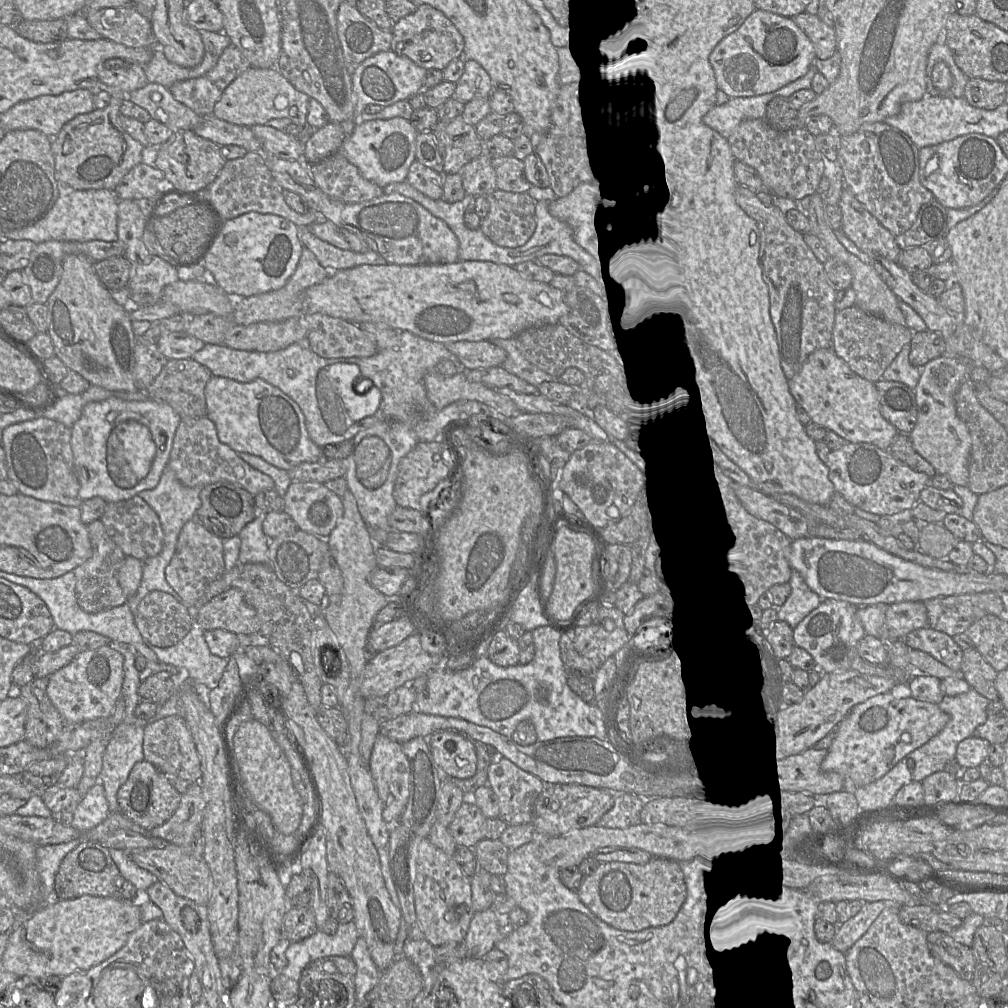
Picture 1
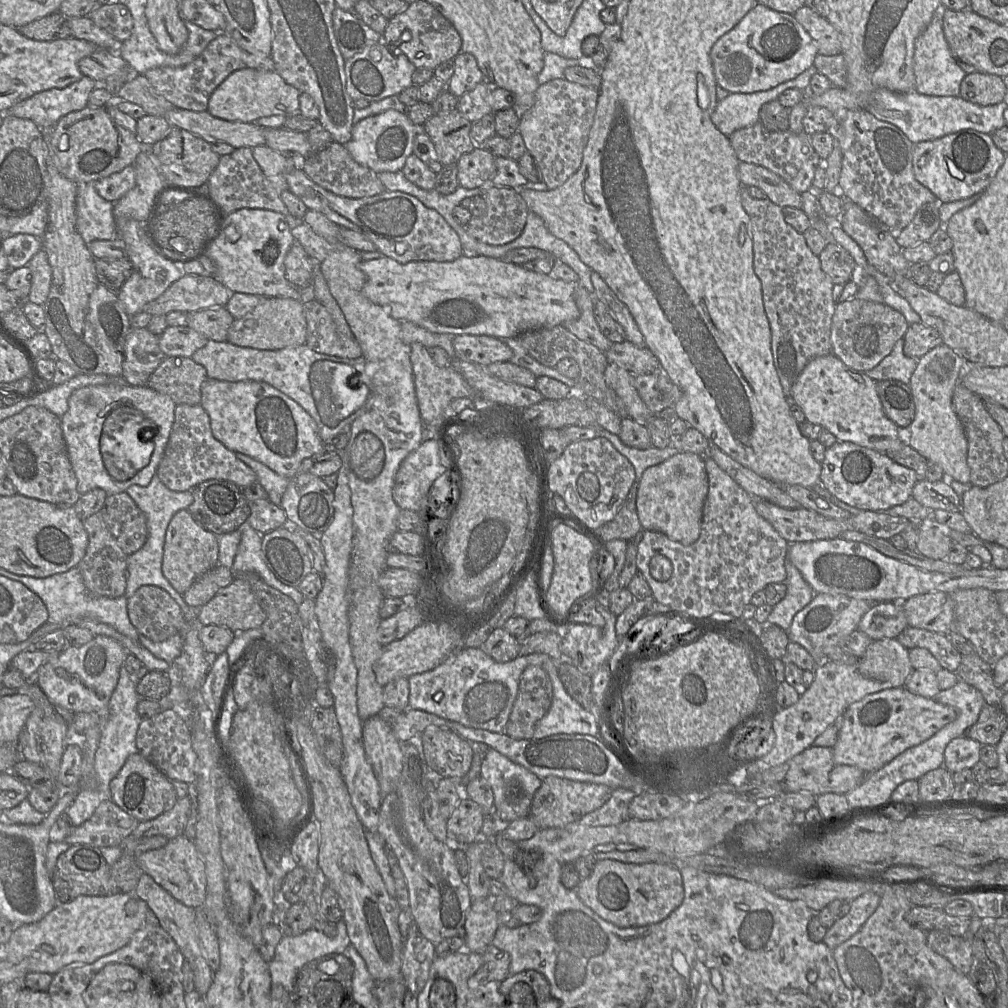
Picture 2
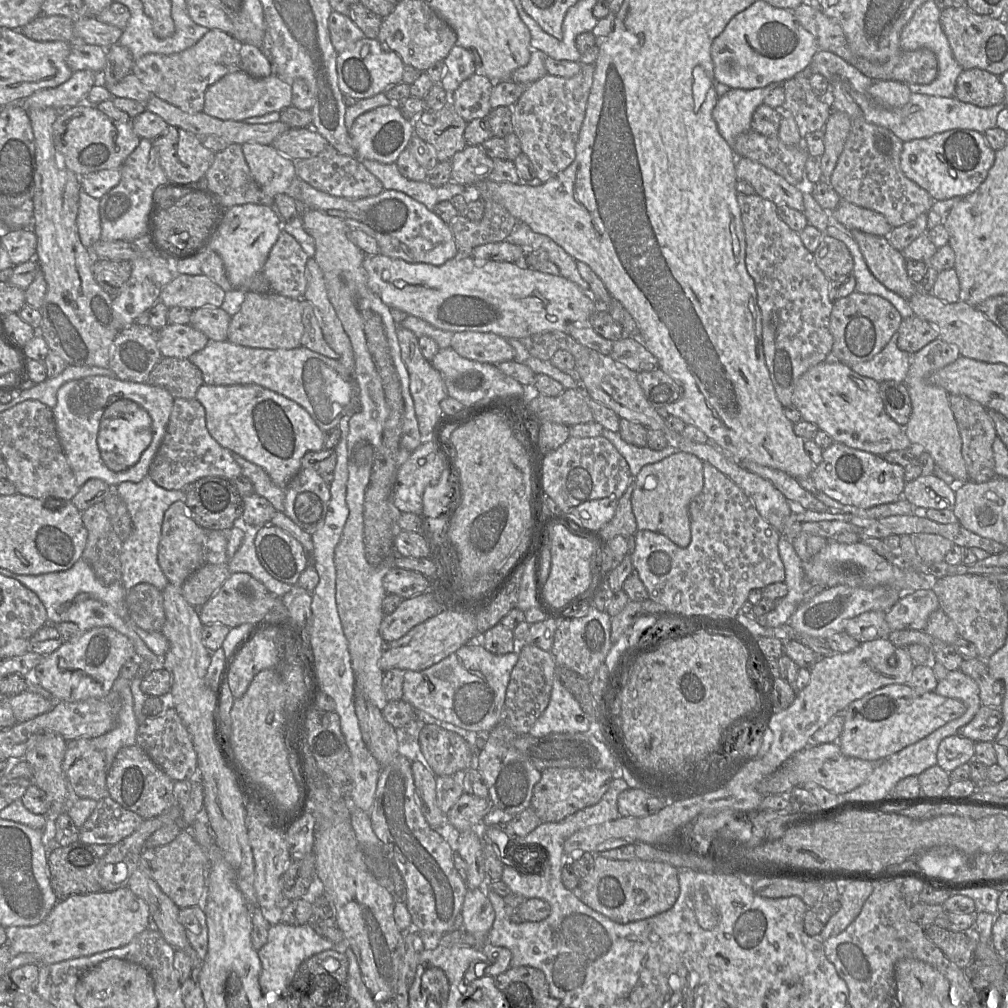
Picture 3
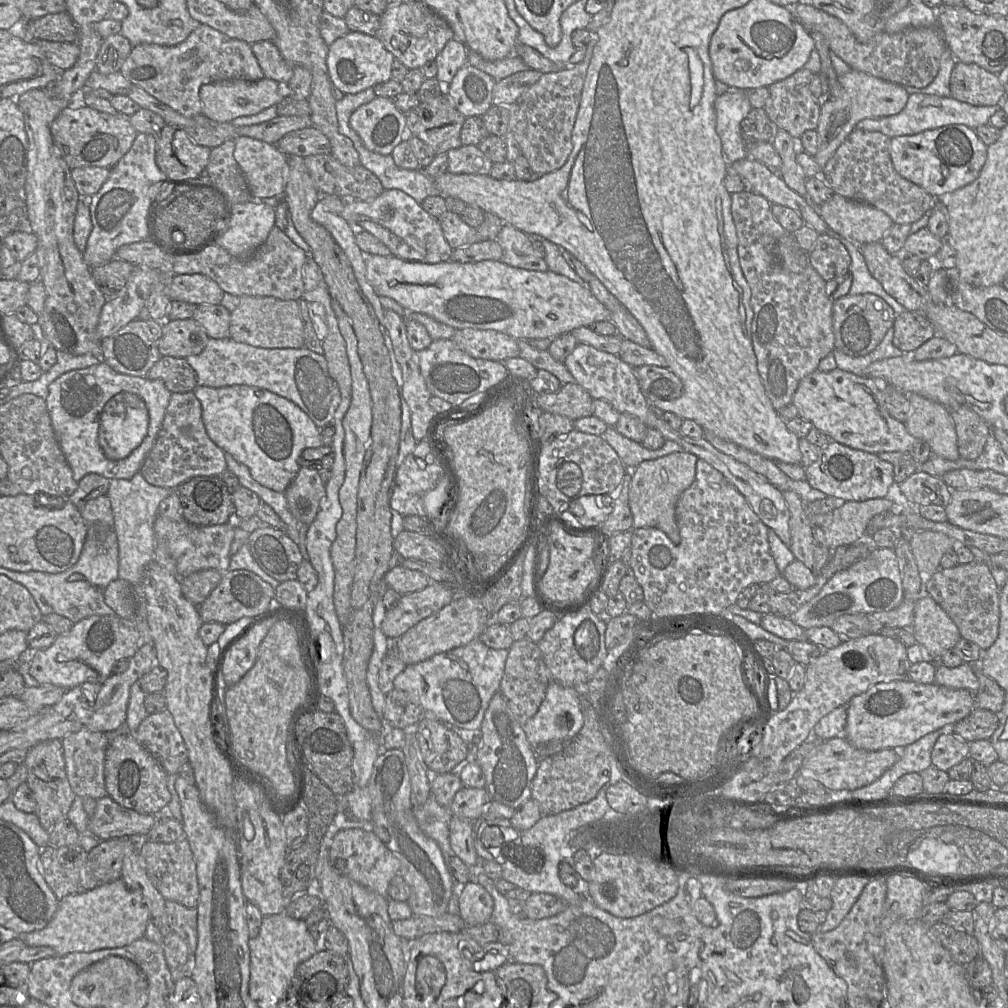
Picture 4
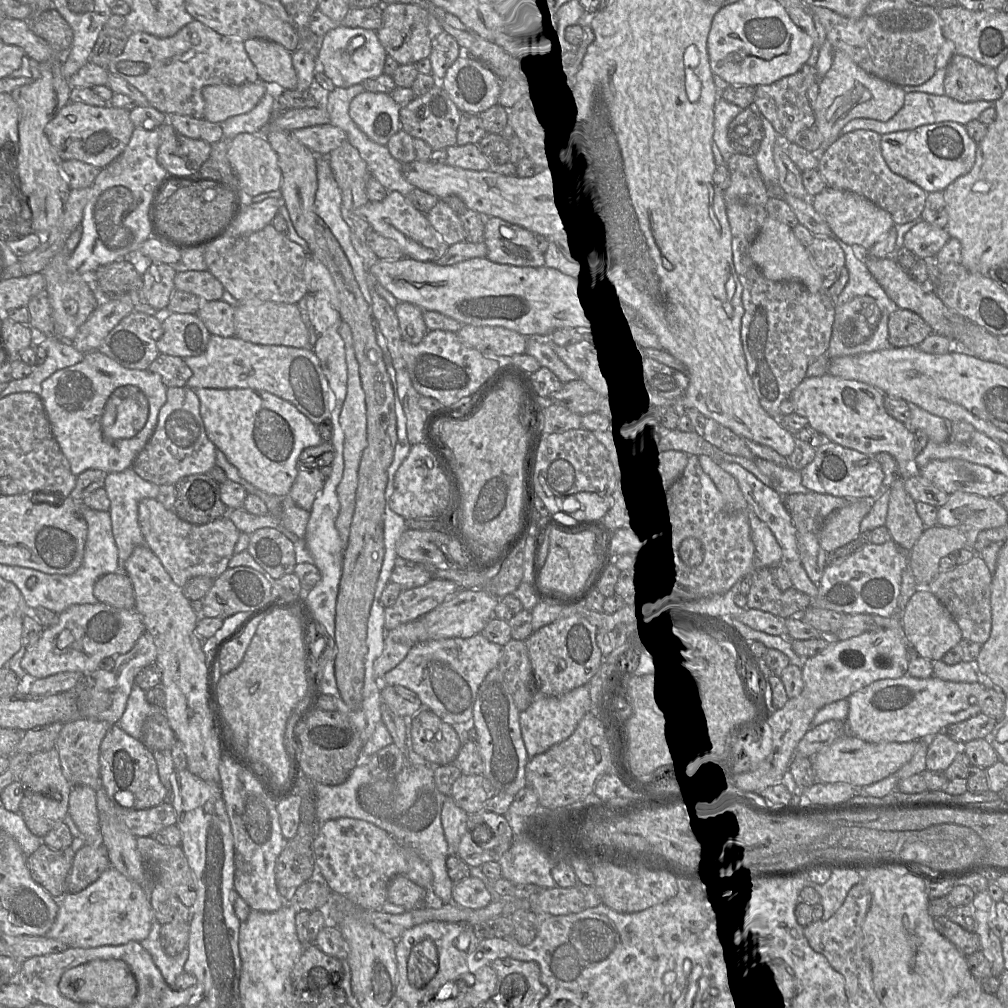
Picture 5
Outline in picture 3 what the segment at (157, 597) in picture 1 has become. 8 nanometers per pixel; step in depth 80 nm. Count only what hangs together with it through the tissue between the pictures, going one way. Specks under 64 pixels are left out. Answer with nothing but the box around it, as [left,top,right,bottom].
[126,583,165,632]

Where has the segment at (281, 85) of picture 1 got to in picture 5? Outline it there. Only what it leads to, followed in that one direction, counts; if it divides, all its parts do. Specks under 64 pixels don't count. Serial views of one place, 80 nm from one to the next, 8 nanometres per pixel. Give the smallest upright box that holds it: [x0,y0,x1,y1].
[203,81,267,123]

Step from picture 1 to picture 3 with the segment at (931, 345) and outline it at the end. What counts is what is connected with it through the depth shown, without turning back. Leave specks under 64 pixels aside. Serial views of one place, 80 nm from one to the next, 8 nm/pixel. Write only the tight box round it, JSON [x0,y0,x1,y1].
[897,315,939,354]

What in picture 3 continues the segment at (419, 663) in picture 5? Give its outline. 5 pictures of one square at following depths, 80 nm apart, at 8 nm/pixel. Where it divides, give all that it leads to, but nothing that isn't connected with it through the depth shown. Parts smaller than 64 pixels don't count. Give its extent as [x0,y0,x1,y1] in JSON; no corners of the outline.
[403,641,519,732]

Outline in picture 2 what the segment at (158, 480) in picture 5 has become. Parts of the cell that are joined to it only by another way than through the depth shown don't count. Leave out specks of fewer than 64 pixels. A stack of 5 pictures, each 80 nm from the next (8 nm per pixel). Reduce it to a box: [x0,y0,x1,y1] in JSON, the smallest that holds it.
[156,404,257,490]

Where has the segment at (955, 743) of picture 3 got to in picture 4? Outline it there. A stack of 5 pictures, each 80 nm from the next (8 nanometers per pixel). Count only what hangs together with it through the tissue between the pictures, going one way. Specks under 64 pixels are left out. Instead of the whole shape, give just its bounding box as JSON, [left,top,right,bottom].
[931,734,969,772]

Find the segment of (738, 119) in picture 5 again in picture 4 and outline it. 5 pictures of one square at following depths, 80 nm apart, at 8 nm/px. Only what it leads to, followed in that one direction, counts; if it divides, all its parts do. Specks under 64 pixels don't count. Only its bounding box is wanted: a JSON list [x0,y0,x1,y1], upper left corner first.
[741,108,777,150]

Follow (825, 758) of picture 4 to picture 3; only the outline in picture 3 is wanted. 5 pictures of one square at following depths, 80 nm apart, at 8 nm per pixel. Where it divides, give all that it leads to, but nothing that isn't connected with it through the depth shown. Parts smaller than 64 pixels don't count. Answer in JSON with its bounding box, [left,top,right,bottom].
[786,742,877,795]

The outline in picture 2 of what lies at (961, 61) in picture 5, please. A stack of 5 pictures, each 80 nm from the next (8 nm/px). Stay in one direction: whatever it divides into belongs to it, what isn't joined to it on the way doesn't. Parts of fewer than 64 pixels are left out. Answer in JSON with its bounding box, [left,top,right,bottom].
[959,74,1006,106]

